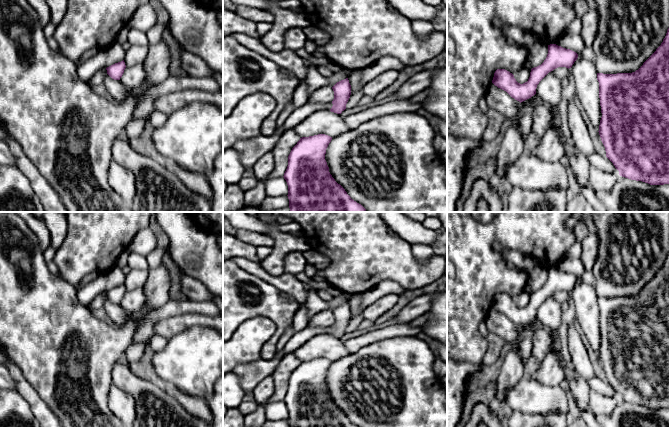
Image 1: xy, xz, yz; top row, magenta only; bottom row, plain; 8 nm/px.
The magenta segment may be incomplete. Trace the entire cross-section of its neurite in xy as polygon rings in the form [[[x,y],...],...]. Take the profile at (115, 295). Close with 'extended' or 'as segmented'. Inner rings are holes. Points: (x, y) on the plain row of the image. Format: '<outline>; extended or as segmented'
[[[124,284],[106,292],[107,298],[114,304],[120,304],[126,292]]]; as segmented

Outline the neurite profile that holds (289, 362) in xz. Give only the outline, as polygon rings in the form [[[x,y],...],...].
[[[288,353],[281,358],[271,374],[274,379],[275,391],[265,404],[272,401],[284,400],[288,390],[288,380],[300,362],[301,361],[294,355],[294,353]]]

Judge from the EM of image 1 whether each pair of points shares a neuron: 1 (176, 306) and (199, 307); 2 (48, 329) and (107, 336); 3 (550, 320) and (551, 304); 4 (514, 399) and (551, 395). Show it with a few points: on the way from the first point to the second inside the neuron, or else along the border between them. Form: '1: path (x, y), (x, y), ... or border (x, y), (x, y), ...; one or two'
1: path (182, 306), (193, 307); one
2: path (63, 329), (76, 328), (85, 336), (92, 336); one
3: path (550, 316), (550, 308); one
4: path (523, 398), (542, 398); one

